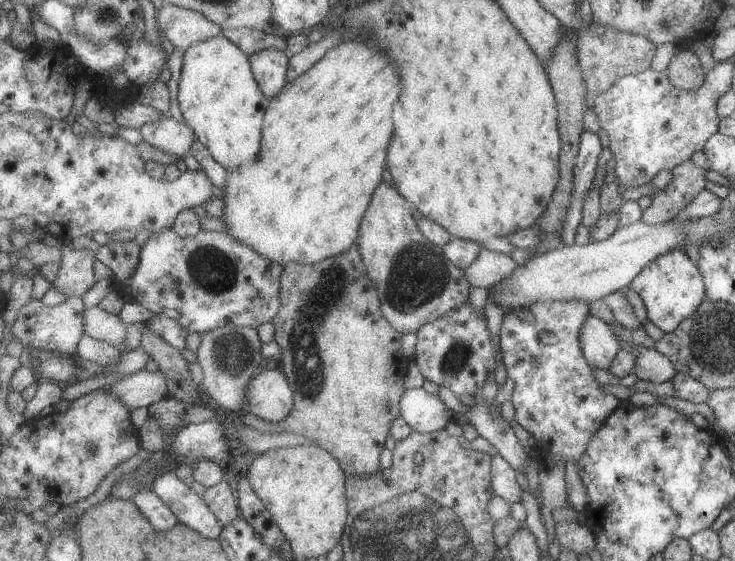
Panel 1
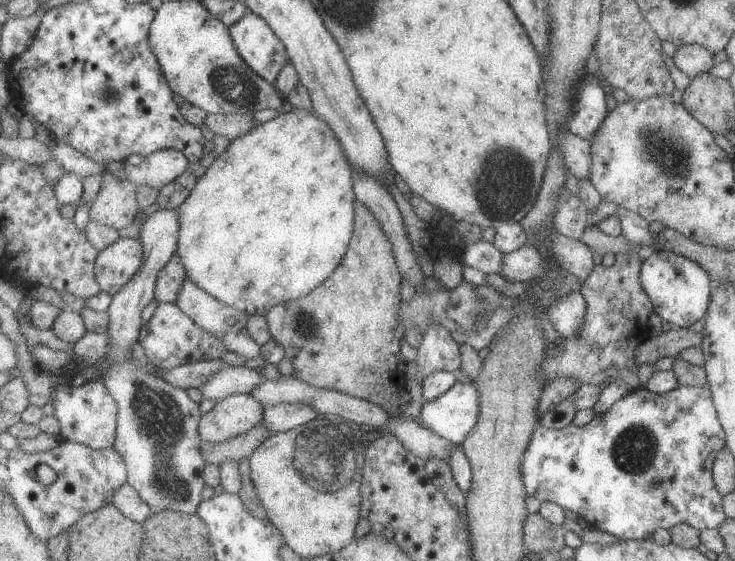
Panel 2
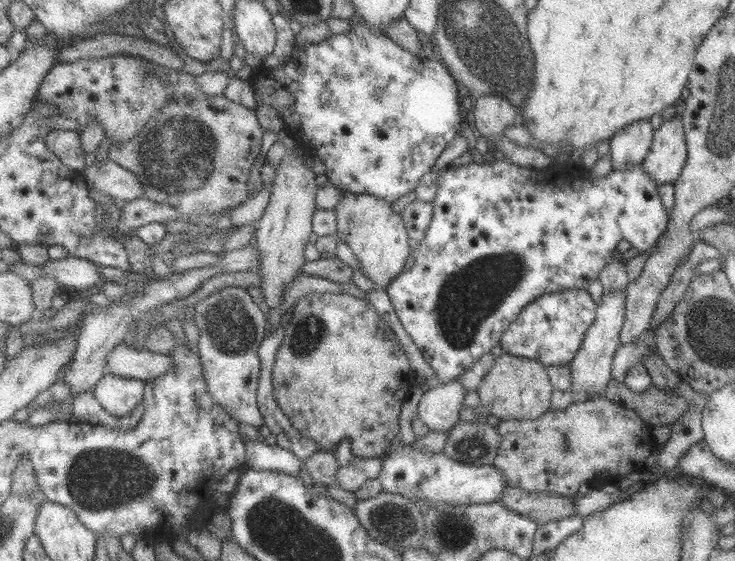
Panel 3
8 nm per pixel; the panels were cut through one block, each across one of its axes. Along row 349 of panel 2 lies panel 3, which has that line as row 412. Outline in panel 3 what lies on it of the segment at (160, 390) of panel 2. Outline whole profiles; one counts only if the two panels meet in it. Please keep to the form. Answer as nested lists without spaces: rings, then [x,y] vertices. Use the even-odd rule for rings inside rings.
[[[109,373],[99,382],[94,394],[110,414],[127,418],[144,403],[146,382]]]

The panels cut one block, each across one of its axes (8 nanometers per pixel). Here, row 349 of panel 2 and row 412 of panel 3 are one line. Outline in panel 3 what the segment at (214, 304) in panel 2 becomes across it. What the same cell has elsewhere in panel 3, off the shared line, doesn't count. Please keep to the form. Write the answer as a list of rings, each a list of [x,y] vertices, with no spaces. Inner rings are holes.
[[[227,286],[196,304],[194,320],[201,333],[197,351],[202,358],[207,391],[214,402],[237,422],[250,424],[258,430],[263,424],[266,424],[258,406],[258,391],[262,376],[262,357],[259,356],[259,349],[269,335],[268,317],[255,303],[253,296],[247,292],[246,288]]]

